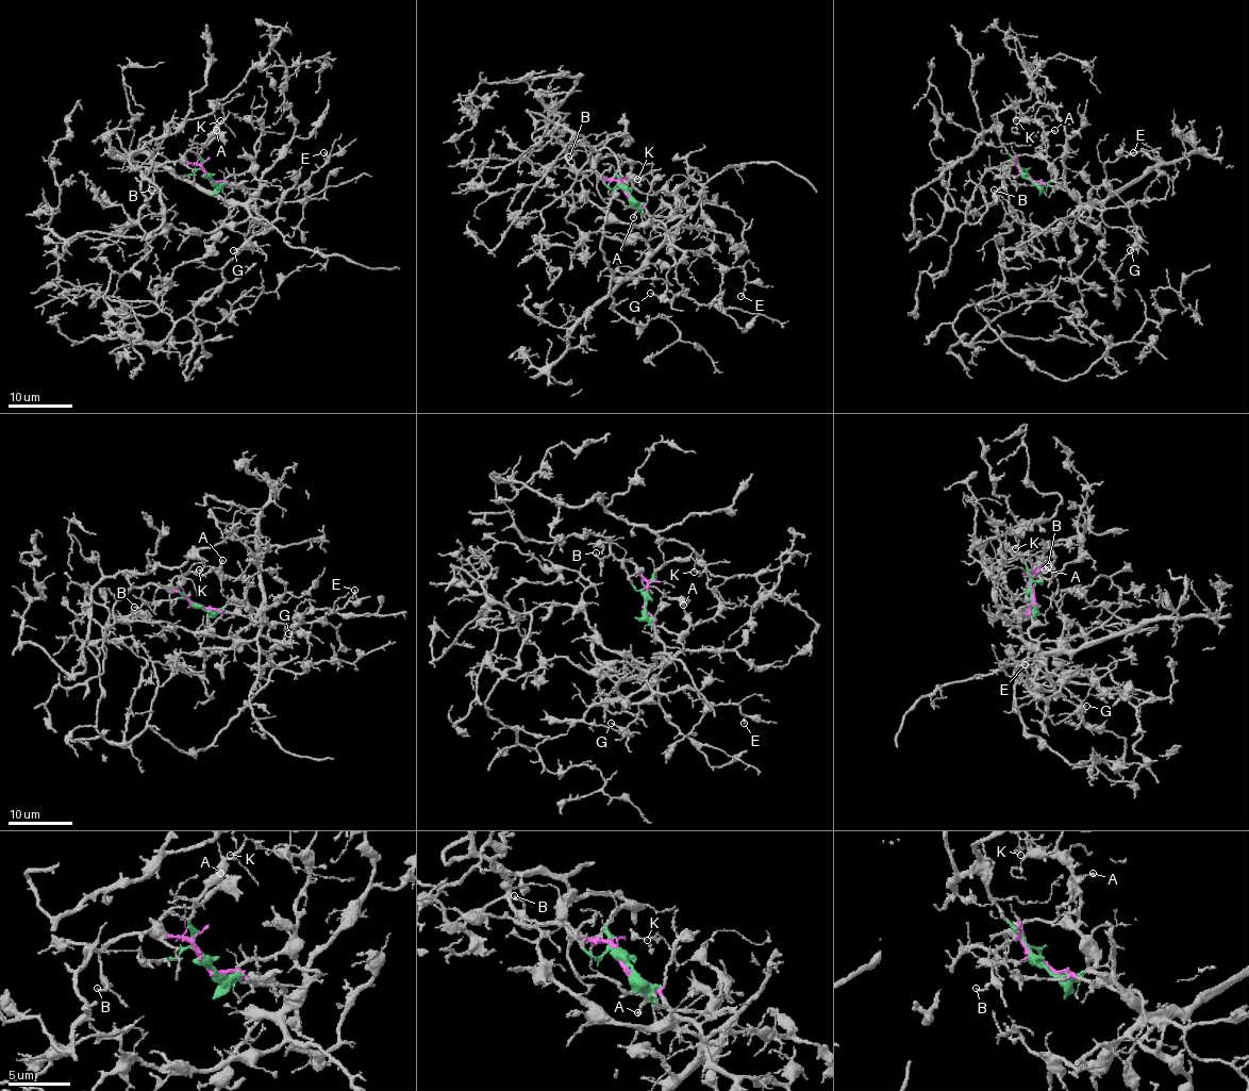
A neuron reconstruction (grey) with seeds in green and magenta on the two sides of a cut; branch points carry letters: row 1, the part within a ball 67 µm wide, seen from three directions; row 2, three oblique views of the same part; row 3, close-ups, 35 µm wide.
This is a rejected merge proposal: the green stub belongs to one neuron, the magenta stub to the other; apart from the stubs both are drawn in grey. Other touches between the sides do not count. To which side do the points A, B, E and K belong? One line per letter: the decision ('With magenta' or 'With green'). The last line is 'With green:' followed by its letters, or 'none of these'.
A: With magenta
B: With magenta
E: With green
K: With green
With green: E, K

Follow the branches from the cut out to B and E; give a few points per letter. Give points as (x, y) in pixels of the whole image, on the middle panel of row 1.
B: (626, 191), (615, 181), (600, 179), (590, 170), (577, 172), (570, 166), (573, 163), (568, 156)
E: (626, 191), (644, 214), (681, 216), (684, 222), (666, 242), (739, 267), (742, 296)

